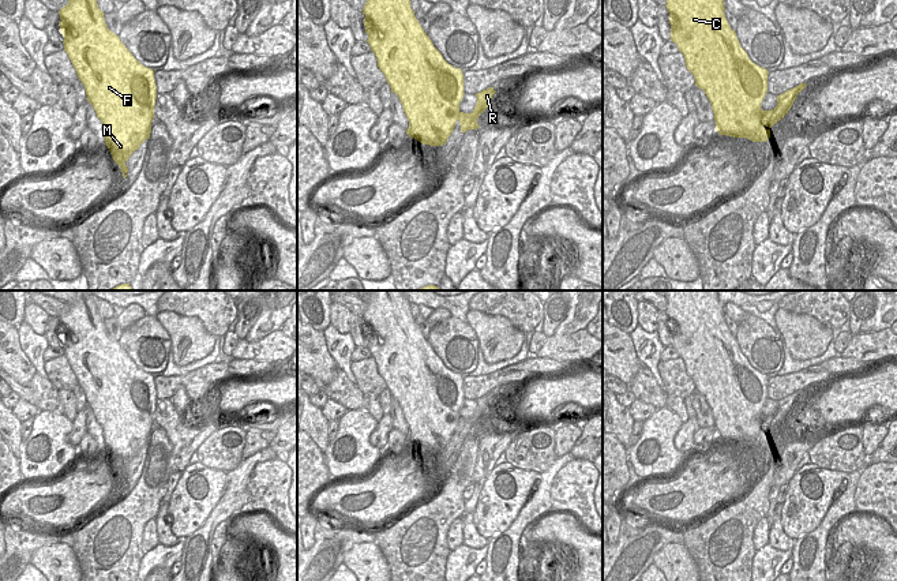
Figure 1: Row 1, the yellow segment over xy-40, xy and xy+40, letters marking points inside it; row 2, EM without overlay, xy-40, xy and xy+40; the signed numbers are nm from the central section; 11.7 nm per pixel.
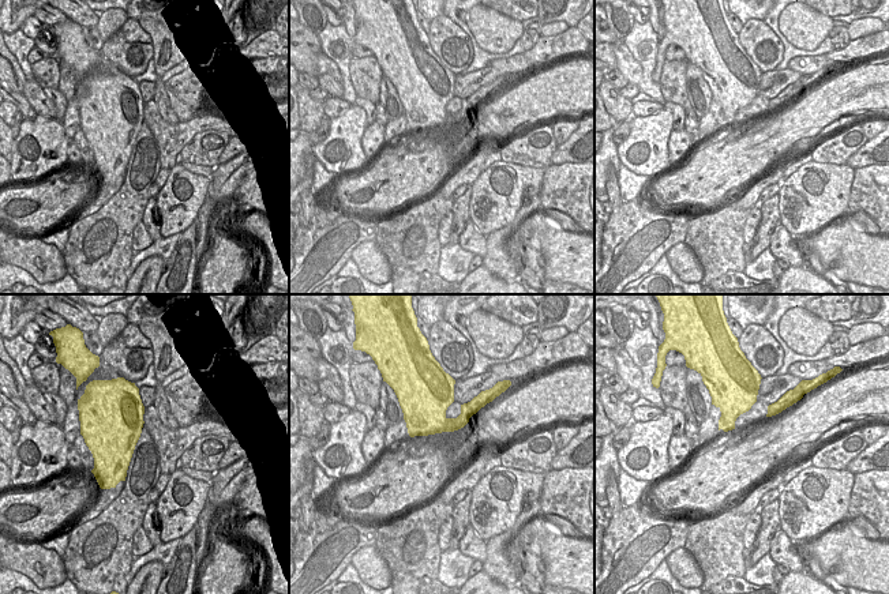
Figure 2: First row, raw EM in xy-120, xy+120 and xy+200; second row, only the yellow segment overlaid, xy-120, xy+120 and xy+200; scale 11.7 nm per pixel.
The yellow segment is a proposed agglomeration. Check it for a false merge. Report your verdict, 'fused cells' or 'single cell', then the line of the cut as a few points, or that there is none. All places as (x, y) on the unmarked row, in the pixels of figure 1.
fused cells | xy+40 (761, 416), (761, 427), (764, 430)

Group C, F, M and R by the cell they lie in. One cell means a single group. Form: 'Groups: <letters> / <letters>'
Groups: C F M / R

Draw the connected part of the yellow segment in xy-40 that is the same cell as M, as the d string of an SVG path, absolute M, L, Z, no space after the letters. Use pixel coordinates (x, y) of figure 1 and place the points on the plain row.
M83 290L59 321L64 356L102 427L105 450L125 484L125 468L150 445L157 405L154 376L142 371L106 333L94 299Z

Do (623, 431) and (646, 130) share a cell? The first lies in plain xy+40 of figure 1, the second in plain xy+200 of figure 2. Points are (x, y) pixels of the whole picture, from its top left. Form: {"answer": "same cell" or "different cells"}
{"answer": "different cells"}

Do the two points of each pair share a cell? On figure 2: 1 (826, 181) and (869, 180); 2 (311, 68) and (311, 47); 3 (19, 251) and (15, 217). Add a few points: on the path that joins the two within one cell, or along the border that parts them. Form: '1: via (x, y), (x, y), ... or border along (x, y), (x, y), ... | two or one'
1: border along (855, 169), (848, 200), (850, 211) | two
2: via (311, 63), (311, 52) | one
3: border along (26, 233), (41, 236) | two

